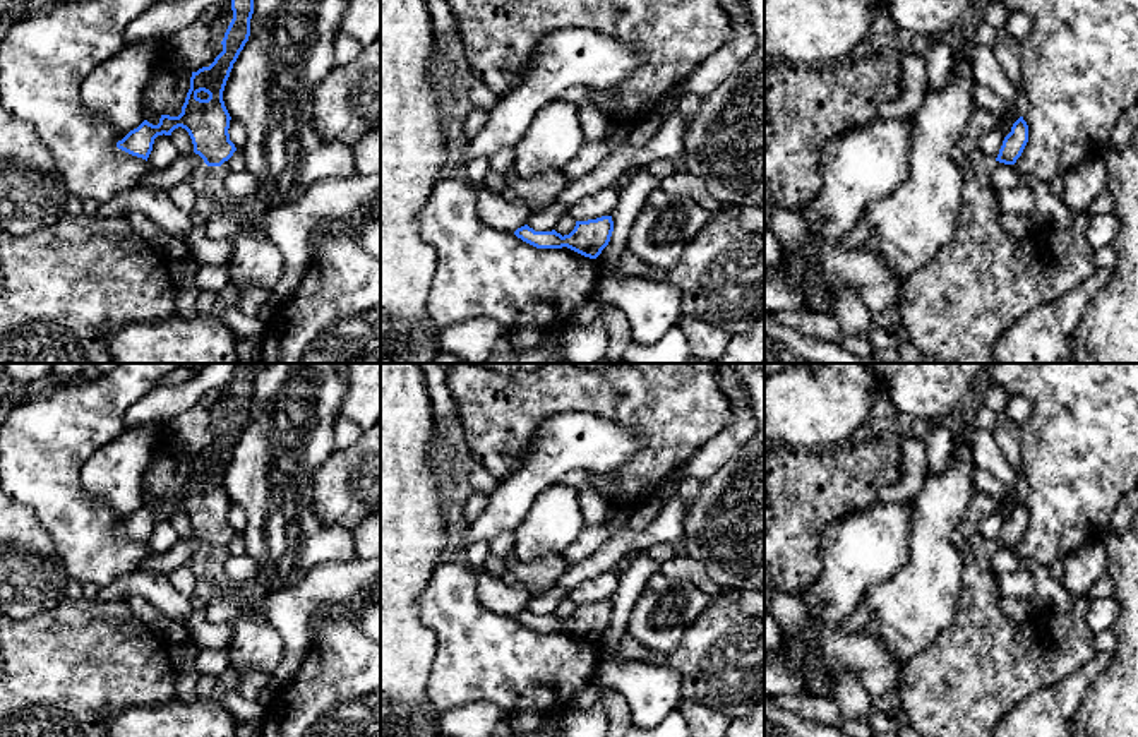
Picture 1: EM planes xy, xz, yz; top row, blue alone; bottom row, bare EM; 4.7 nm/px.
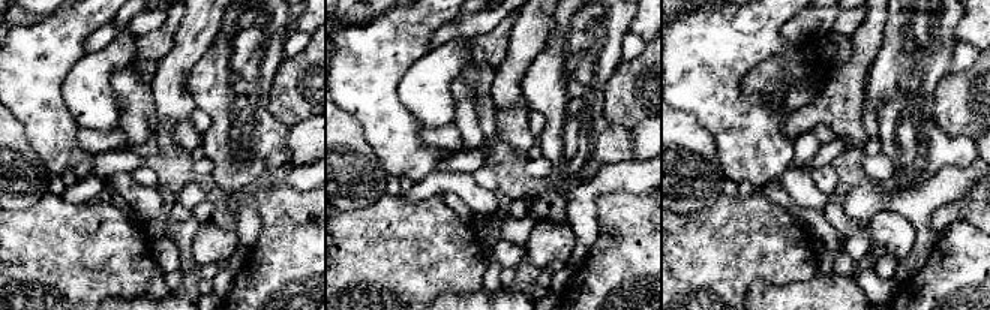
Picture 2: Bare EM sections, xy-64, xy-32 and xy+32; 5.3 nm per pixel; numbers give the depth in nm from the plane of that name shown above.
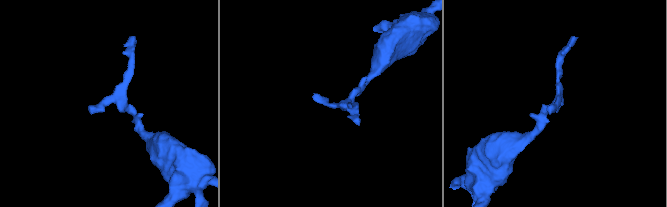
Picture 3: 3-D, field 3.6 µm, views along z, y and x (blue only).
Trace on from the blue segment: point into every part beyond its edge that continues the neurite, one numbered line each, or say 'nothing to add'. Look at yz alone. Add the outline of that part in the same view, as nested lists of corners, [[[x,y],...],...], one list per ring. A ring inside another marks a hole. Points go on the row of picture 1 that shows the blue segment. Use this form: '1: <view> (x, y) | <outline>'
nothing to add

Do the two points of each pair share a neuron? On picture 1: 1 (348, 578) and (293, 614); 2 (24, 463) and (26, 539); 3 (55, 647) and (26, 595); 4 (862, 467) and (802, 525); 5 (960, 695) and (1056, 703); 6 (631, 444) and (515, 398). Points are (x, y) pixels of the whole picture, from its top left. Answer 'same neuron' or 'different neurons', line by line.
1: same neuron
2: different neurons
3: different neurons
4: same neuron
5: different neurons
6: different neurons

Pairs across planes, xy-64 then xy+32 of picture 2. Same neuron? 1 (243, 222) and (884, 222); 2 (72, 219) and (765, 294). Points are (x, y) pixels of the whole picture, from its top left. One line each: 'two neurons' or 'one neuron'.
1: two neurons
2: two neurons

